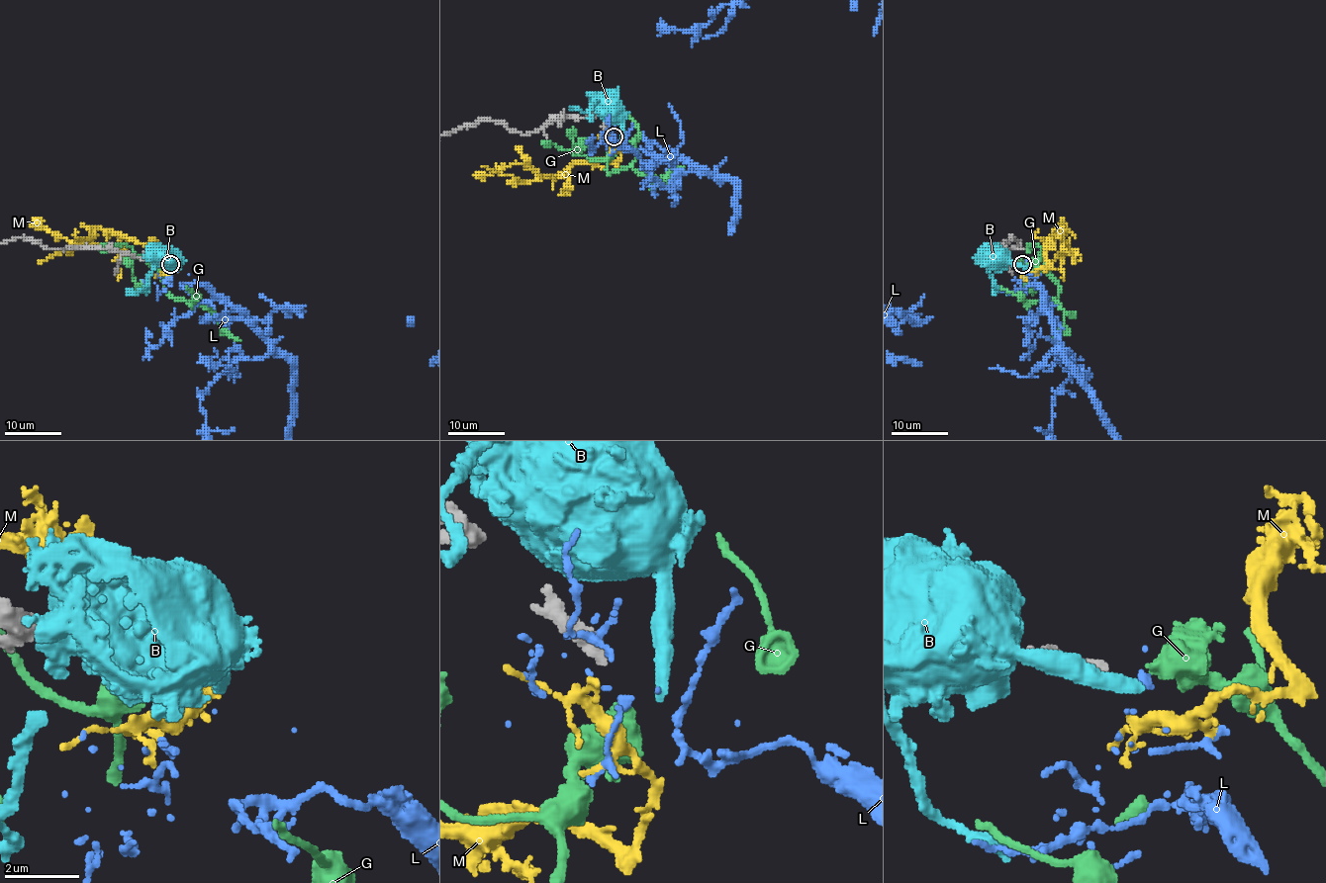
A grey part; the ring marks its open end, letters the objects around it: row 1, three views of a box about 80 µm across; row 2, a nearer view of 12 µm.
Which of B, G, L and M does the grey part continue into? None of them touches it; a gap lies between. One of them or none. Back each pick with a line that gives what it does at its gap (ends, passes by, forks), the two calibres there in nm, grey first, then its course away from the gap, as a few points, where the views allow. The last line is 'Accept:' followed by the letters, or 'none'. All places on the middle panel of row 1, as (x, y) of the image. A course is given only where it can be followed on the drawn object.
Accept: none

